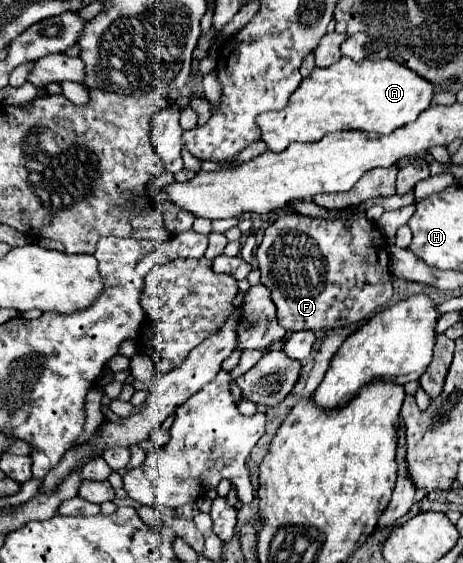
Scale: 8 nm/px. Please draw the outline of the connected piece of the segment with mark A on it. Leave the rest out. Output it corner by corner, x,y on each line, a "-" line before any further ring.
341,57
337,63
329,67
315,67
307,79
299,85
299,89
291,95
289,103
281,111
261,113
257,117
257,125
263,131
263,141
271,151
283,151
293,141
319,141
323,135
333,131
349,131
349,129
361,129
361,131
375,131
375,133
391,133
397,127
403,127
419,117
421,111
431,107
431,101
435,97
435,85
427,83
423,77
415,75
411,69
403,67
401,63
395,63
393,59
381,59
381,61
351,61
349,57

